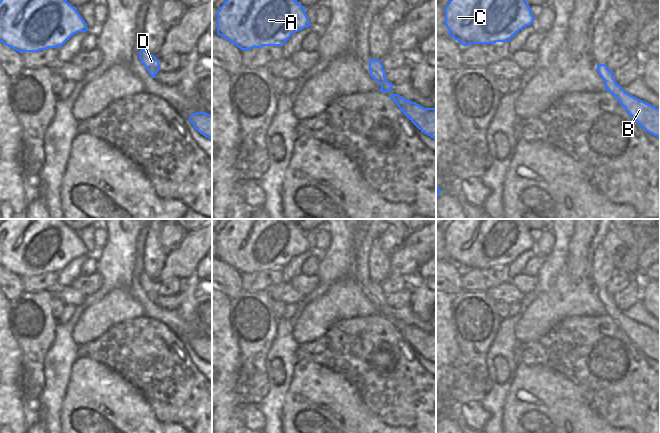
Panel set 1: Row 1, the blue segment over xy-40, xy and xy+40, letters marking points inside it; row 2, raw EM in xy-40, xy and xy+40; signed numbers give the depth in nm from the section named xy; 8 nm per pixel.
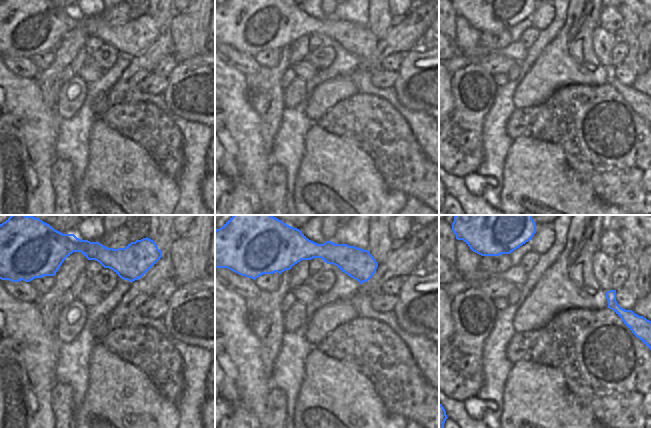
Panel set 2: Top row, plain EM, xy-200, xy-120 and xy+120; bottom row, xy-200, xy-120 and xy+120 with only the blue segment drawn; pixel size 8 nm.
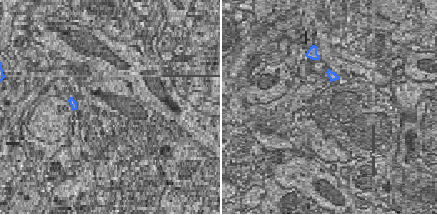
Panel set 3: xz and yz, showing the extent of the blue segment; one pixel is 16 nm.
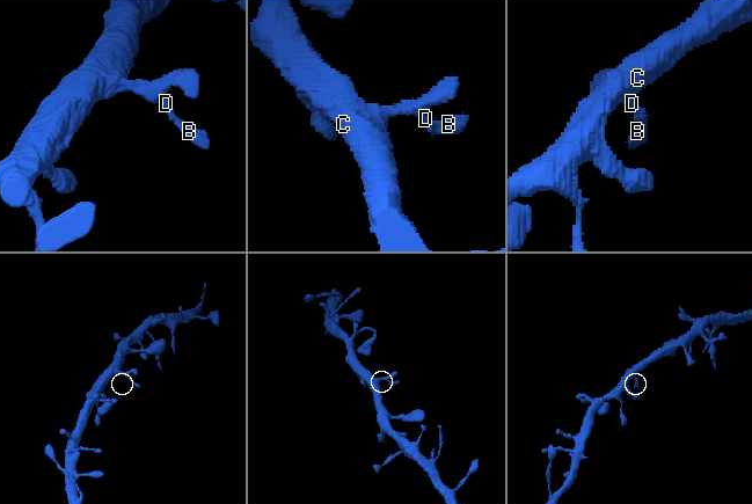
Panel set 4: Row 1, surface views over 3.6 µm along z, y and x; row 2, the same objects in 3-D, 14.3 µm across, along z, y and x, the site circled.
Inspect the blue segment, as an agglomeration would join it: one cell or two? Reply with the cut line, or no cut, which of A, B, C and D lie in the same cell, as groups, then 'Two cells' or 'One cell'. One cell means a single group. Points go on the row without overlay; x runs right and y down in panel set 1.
No split. Groups: A B C D. One cell.

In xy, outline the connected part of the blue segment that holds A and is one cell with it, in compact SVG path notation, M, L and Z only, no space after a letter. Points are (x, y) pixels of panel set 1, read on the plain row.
M230 219L217 234L217 258L241 274L283 270L292 258L308 250L305 230L292 219Z

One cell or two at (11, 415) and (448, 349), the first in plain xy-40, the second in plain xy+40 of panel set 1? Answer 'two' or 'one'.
one

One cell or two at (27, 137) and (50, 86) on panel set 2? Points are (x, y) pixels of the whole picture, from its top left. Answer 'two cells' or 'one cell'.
two cells

